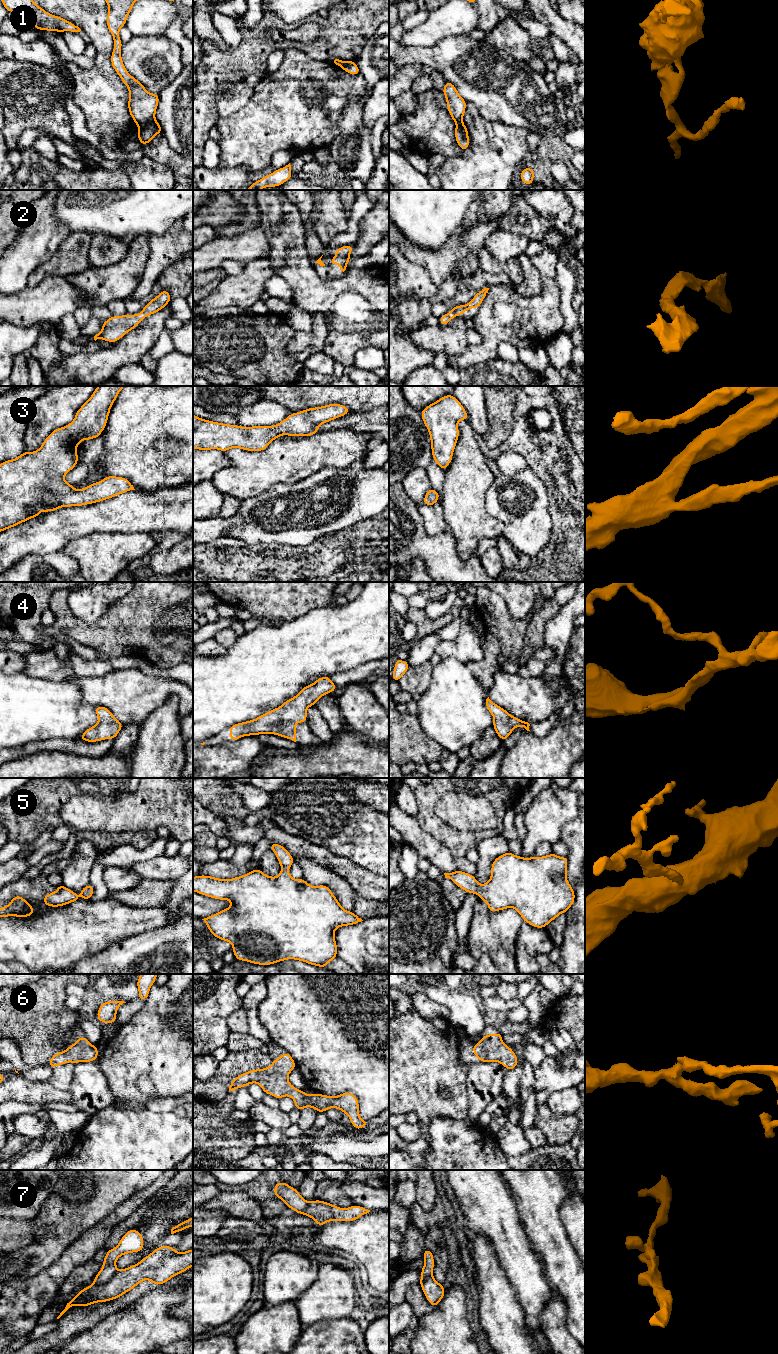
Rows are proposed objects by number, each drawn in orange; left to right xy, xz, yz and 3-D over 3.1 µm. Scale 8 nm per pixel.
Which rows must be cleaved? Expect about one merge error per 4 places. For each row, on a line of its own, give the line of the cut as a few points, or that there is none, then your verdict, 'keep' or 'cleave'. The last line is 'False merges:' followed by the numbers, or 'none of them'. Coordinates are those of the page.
1: cut in xy along (154, 118), (139, 128); cleave
2: no cut; keep
3: no cut; keep
4: no cut; keep
5: no cut; keep
6: no cut; keep
7: cut in xy along (117, 1270), (106, 1282), (96, 1285), (89, 1293), (69, 1303); cleave
False merges: 1, 7

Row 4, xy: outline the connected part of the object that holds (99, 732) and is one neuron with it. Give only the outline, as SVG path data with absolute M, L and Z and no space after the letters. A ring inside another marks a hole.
M103 706L95 707L98 723L85 730L79 739L85 742L98 742L105 739L115 739L123 724L119 722L112 712Z

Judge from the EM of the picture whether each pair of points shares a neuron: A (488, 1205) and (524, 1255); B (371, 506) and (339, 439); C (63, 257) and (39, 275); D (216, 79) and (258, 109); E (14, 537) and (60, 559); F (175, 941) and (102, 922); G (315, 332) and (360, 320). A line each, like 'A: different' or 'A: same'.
A: same
B: different
C: same
D: different
E: different
F: different
G: different

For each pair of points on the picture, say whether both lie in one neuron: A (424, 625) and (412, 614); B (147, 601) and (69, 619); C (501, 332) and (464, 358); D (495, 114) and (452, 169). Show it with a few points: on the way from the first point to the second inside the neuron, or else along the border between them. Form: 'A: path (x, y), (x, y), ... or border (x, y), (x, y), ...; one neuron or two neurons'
A: path (421, 622), (415, 616); one neuron
B: path (128, 620), (119, 629), (88, 629); one neuron
C: path (492, 340), (478, 354), (473, 355); one neuron
D: border (475, 108), (485, 119), (500, 121), (512, 126); two neurons

